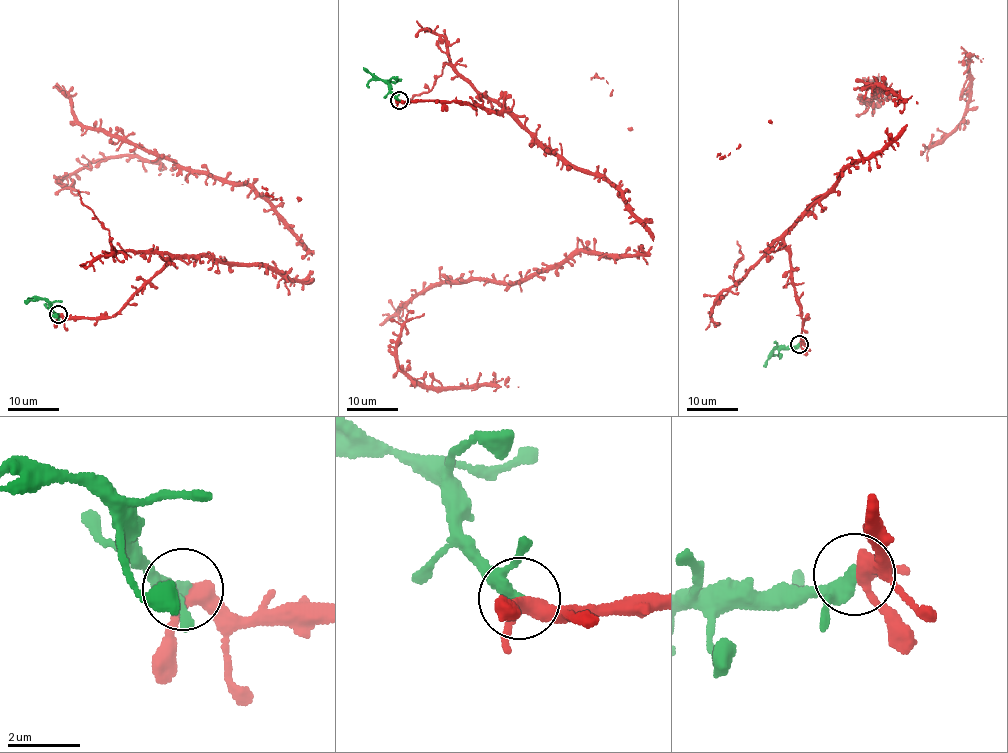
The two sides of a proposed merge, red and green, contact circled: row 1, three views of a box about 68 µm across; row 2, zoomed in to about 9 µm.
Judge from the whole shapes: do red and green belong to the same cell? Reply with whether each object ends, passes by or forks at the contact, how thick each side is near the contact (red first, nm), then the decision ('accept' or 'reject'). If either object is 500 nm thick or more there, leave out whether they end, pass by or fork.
red forks | green passes by | 320/300 nm | accept

